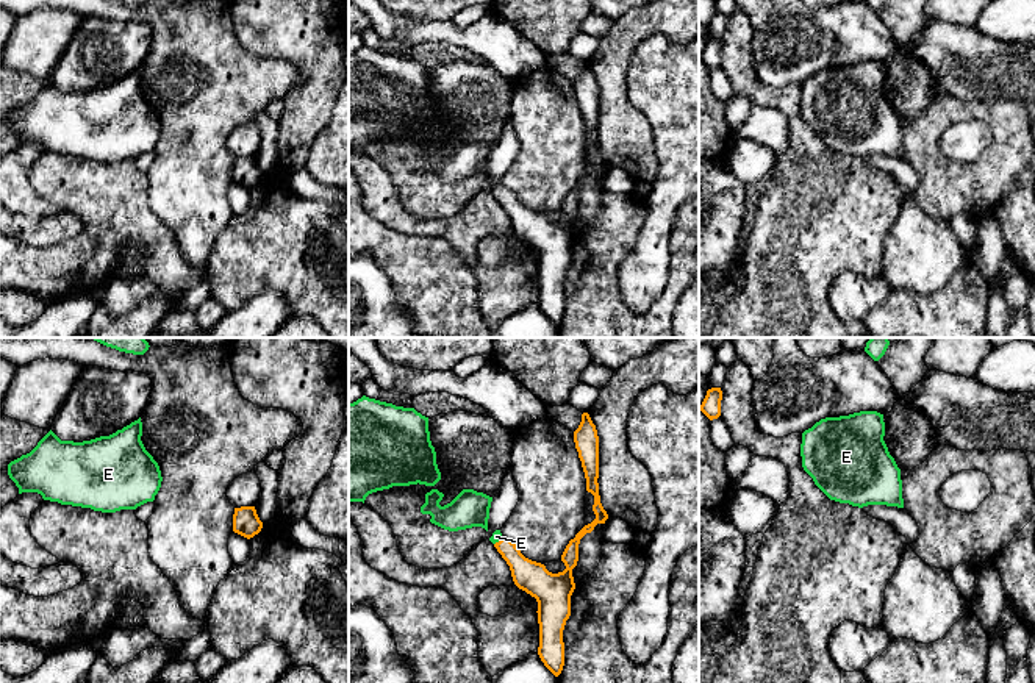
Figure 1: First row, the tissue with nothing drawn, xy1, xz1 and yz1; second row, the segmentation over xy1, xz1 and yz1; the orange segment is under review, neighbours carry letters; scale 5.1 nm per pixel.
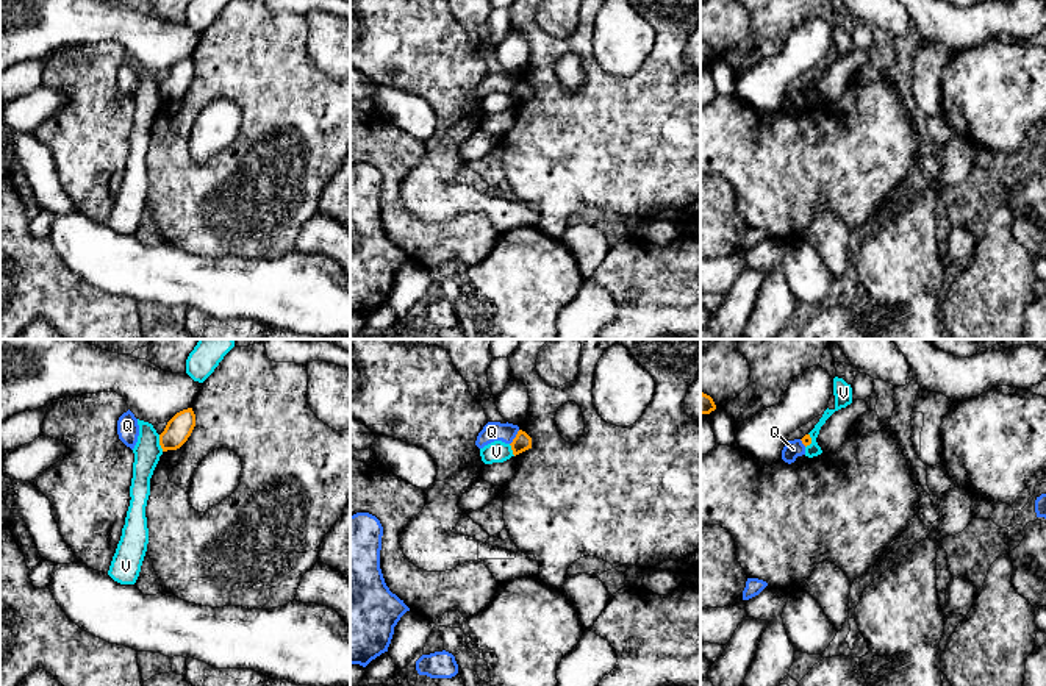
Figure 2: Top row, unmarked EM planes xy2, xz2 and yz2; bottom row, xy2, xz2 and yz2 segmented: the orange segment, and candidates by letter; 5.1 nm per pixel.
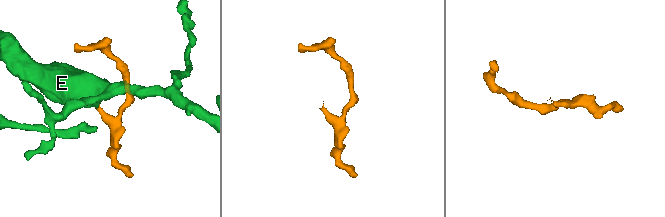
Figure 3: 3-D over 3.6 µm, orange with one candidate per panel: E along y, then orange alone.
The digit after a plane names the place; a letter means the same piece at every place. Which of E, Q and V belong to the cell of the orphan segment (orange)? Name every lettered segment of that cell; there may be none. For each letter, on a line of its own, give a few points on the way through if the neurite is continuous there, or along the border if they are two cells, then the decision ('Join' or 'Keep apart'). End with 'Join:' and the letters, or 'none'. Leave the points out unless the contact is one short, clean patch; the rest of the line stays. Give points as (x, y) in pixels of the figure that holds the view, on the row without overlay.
E: Path across: xz1 (532, 227), (499, 191), (496, 186). Join
Q: Boundary: xz2 (519, 80), (510, 94). Keep apart
V: Keep apart
Join: E

